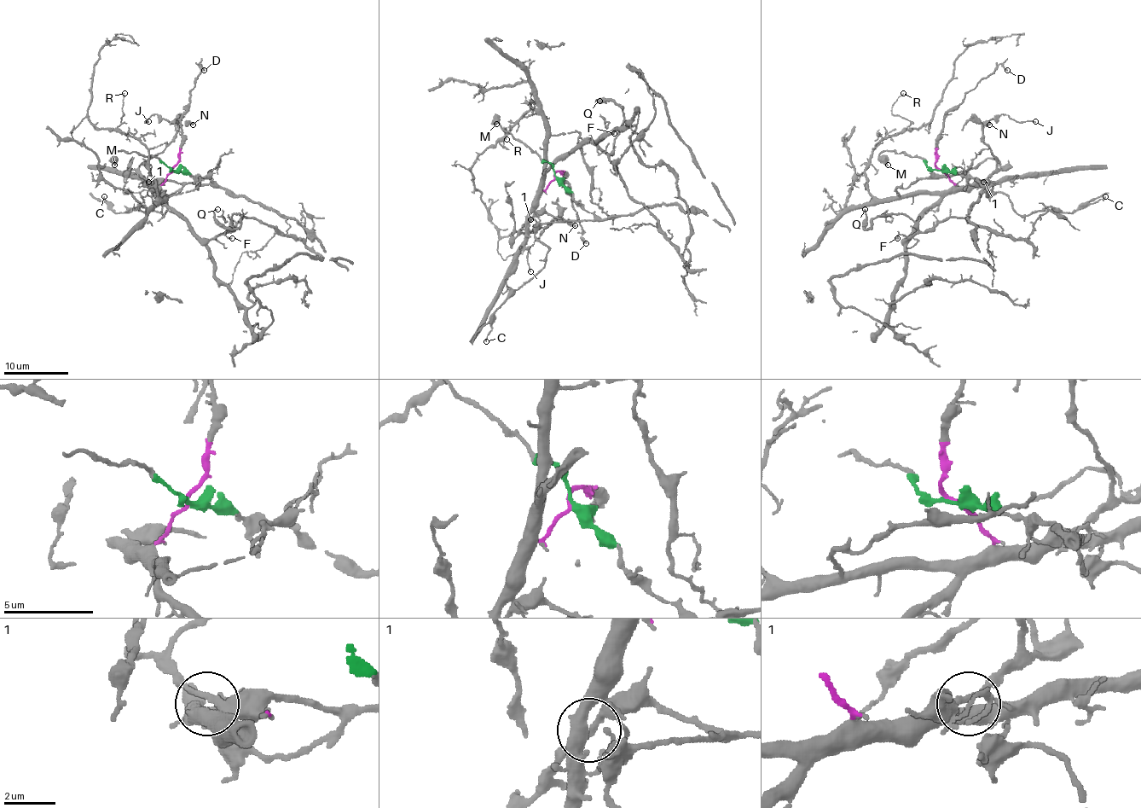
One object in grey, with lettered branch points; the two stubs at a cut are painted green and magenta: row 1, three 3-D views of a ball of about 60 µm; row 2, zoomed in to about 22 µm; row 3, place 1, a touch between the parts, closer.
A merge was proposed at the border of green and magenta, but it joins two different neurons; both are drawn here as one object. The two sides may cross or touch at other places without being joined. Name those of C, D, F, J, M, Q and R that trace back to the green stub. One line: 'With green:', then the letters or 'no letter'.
With green: C, J, M

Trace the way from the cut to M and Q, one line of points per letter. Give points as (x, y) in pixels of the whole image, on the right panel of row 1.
M: (940, 170), (931, 170), (918, 157), (911, 157), (906, 153), (883, 151), (880, 157), (888, 165)
Q: (940, 169), (954, 184), (906, 240), (917, 230), (914, 222), (902, 214), (877, 215), (865, 229), (865, 209)

